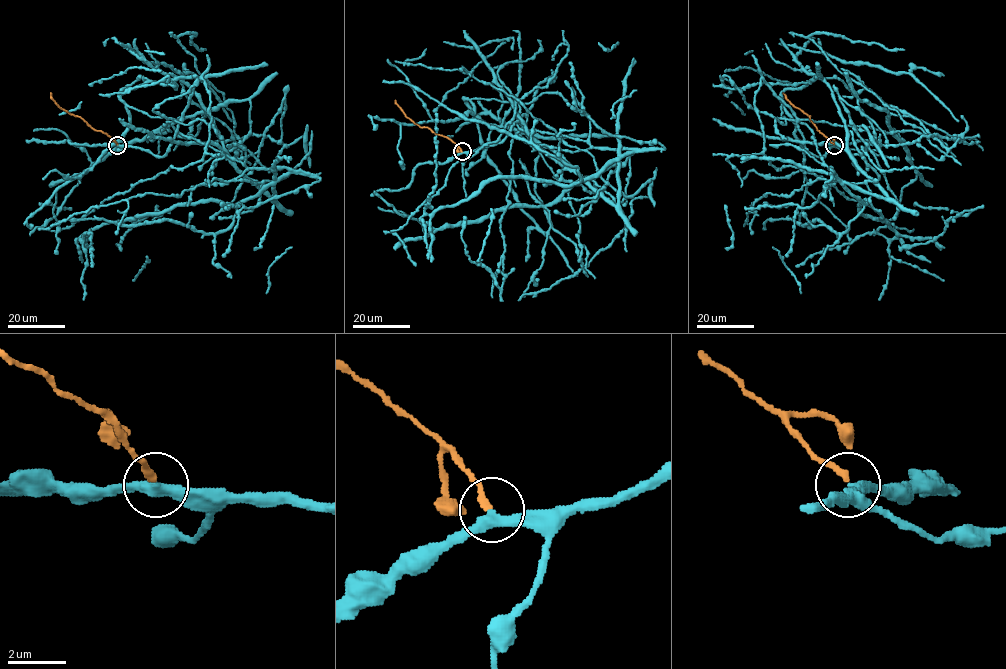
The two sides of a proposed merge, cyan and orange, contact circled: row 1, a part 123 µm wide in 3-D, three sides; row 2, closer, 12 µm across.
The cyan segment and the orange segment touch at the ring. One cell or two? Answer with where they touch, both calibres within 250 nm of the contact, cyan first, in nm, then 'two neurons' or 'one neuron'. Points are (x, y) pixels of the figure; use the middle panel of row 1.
at (462, 151); 360 nm thick on the cyan side, 240 nm on the other; two neurons

